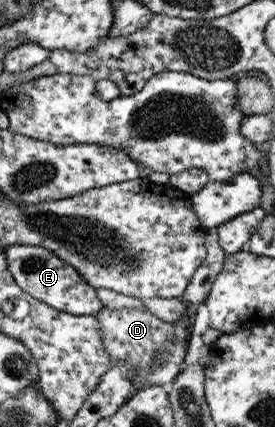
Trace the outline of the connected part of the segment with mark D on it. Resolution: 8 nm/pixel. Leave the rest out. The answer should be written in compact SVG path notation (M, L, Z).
M103 306L97 313L97 318L100 322L102 343L110 356L111 367L117 361L127 363L132 370L132 381L136 388L171 386L175 375L183 370L193 316L186 314L180 322L171 324L155 316L146 307L111 310Z

